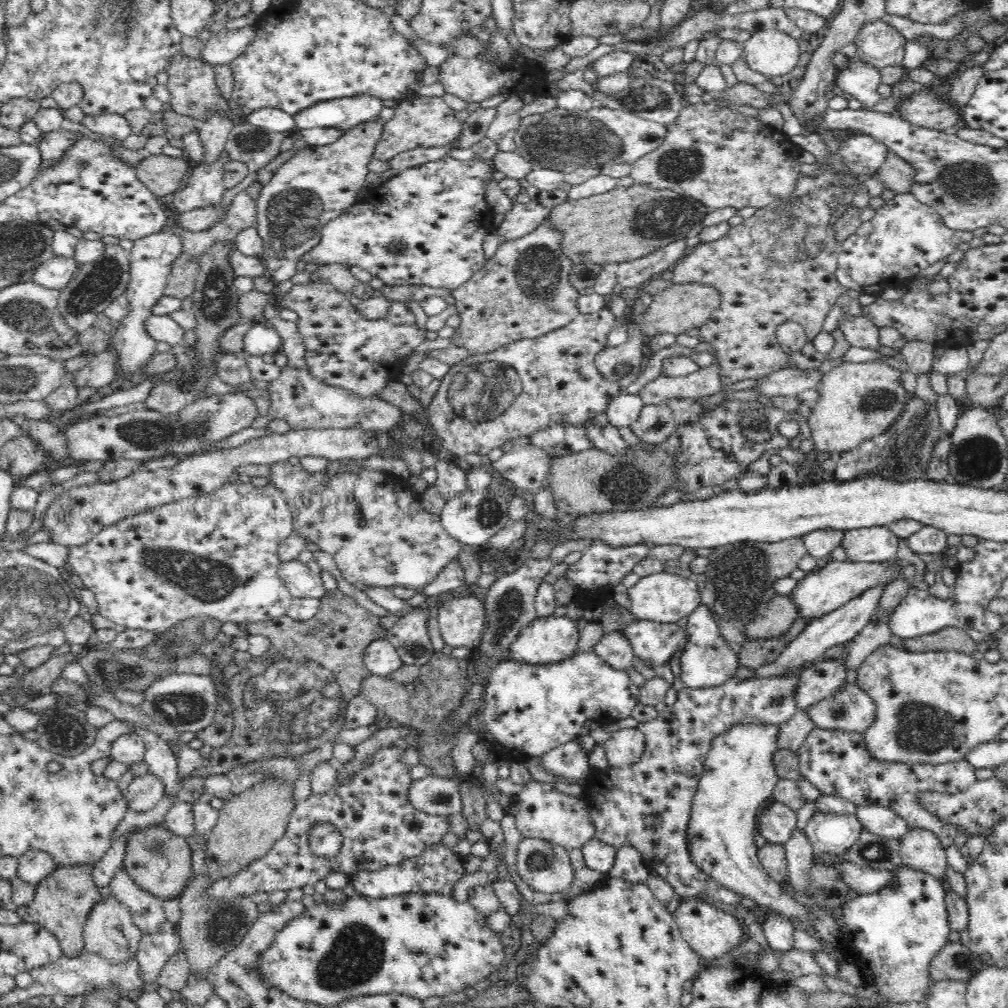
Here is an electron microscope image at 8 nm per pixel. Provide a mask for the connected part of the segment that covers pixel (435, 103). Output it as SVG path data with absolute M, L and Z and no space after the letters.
M416 96L406 102L397 101L394 118L383 122L381 139L375 146L373 158L389 161L394 155L408 149L453 143L462 128L462 122L459 122L454 114L455 111L446 105L442 97Z

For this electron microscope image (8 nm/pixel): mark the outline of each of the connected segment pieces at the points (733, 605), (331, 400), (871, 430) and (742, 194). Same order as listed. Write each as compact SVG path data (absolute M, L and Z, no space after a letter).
M792 537L778 542L742 541L727 544L716 547L712 554L708 554L707 582L700 599L728 642L741 645L745 641L741 634L745 624L774 598L777 594L774 582L799 568L799 560L806 552L803 537Z
M276 314L270 320L263 320L270 327L274 327L282 337L283 346L281 353L288 358L288 363L280 370L280 376L276 380L269 382L268 406L266 414L269 421L284 420L291 430L300 430L303 428L320 429L322 427L332 428L357 428L371 433L387 432L396 433L398 427L407 419L397 406L378 398L377 396L364 396L360 393L354 393L338 385L330 385L314 377L309 370L307 356L307 347L304 337L298 329L297 322L290 322L280 318Z
M878 361L845 363L824 374L816 388L819 397L808 419L813 449L829 457L850 452L862 442L885 434L905 407L908 393L901 383L901 374Z
M712 100L685 103L680 116L667 125L667 134L660 146L631 163L631 173L636 184L646 185L654 190L673 190L692 197L701 202L708 211L724 209L760 209L762 206L774 204L780 197L787 197L793 191L797 178L801 177L800 163L796 158L790 158L792 149L782 147L788 138L782 131L760 121L759 118L746 116L727 106L721 106Z

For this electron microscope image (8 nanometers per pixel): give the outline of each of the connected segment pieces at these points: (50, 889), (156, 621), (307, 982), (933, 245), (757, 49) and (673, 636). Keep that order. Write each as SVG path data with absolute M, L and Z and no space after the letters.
M93 865L80 866L57 866L54 872L51 872L40 884L37 884L35 896L26 906L20 906L17 909L22 917L22 922L36 923L47 930L58 941L62 954L69 957L77 957L85 951L83 928L85 926L92 908L102 900L101 890L96 886L92 878Z
M238 480L232 483L226 482L210 494L200 494L200 496L184 498L180 502L156 506L142 514L135 514L112 523L110 526L104 527L96 536L89 538L88 542L82 546L68 547L68 563L75 574L80 576L83 586L95 594L98 612L117 625L126 626L126 629L166 634L172 628L176 628L180 622L190 620L190 618L216 618L224 622L234 622L234 624L242 624L242 622L254 624L254 622L264 622L286 615L291 605L293 596L277 573L280 562L277 559L276 551L278 545L292 534L293 516L282 493L272 485L257 487L252 483L242 484Z
M400 893L396 896L375 899L366 896L352 896L346 898L344 902L339 905L327 905L326 902L316 903L312 908L307 908L302 916L294 918L288 922L285 927L275 936L272 946L262 954L262 962L260 962L260 969L265 978L269 978L274 985L288 991L288 994L296 994L296 998L306 999L308 1001L324 1004L332 1002L335 1005L341 1000L349 999L358 995L375 995L378 993L400 993L424 1000L430 996L441 996L447 999L450 994L456 992L464 992L466 988L474 986L479 981L486 981L500 964L505 959L504 944L502 944L502 933L494 932L488 926L488 917L482 915L480 911L476 910L468 901L460 902L451 895L443 895L438 893Z
M911 192L898 194L885 201L874 218L841 245L835 276L847 290L864 295L878 296L888 288L905 289L917 273L957 250L962 242L960 233L946 227L936 211Z
M776 29L751 33L743 52L748 66L766 77L784 76L791 72L800 56L797 40Z
M635 618L623 624L617 632L627 640L636 658L654 668L664 666L672 658L680 658L688 642L686 630L676 622Z

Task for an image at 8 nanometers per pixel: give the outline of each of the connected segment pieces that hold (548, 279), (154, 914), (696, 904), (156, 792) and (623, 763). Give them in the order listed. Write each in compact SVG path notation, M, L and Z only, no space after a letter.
M544 220L541 226L522 238L501 242L496 254L487 261L483 270L451 292L456 298L459 312L459 323L452 335L452 342L466 348L469 356L476 356L492 352L509 342L544 336L572 322L580 313L577 305L579 292L570 286L570 272L574 264L562 253L560 240L562 235L550 227L548 220Z
M123 864L114 871L108 888L110 895L126 907L132 922L142 933L155 933L166 920L164 900L141 889Z
M681 900L680 906L673 913L673 920L677 922L677 928L680 929L682 938L704 964L736 950L745 941L747 935L742 920L710 903L704 903L702 900Z
M148 772L135 778L125 790L125 801L128 810L146 812L152 810L163 798L162 782Z
M624 728L612 732L612 736L603 743L608 766L612 769L624 769L636 765L645 752L645 735L639 728Z

